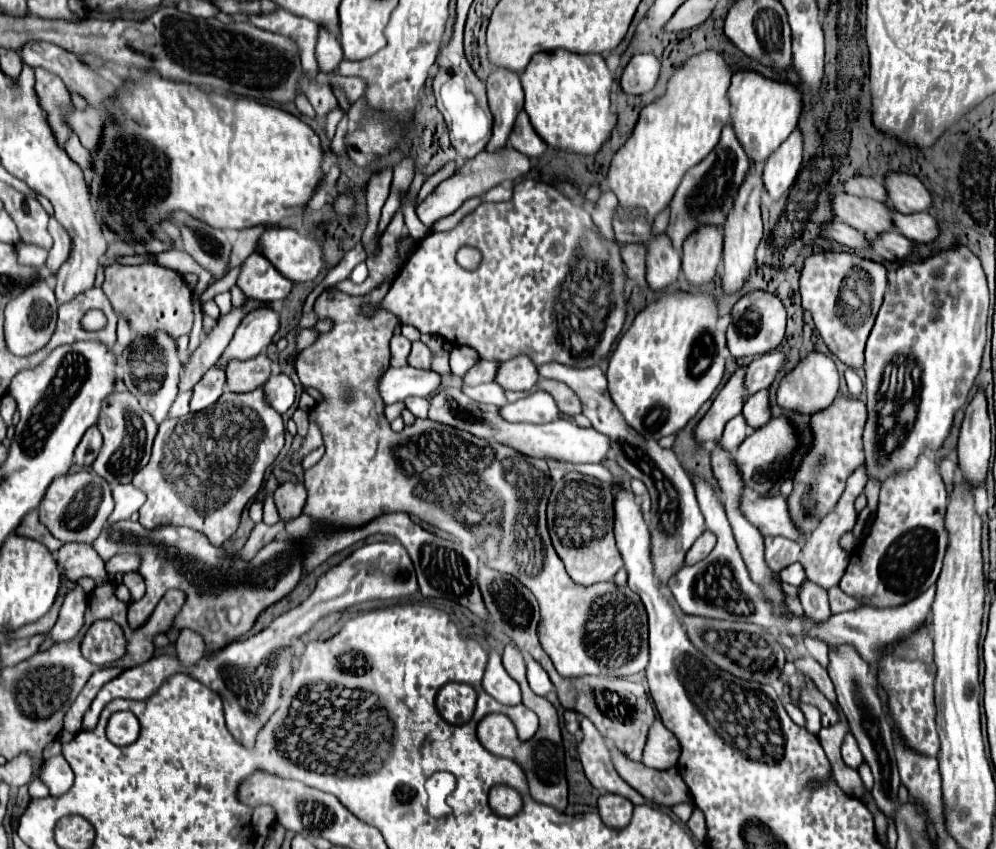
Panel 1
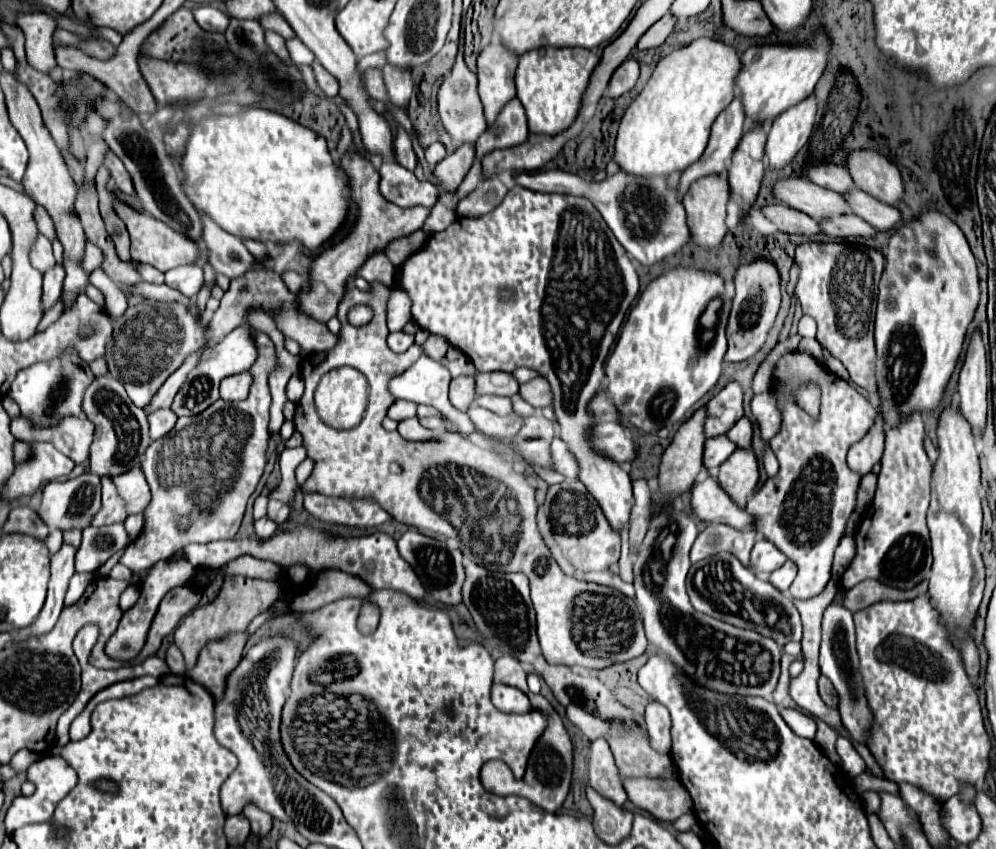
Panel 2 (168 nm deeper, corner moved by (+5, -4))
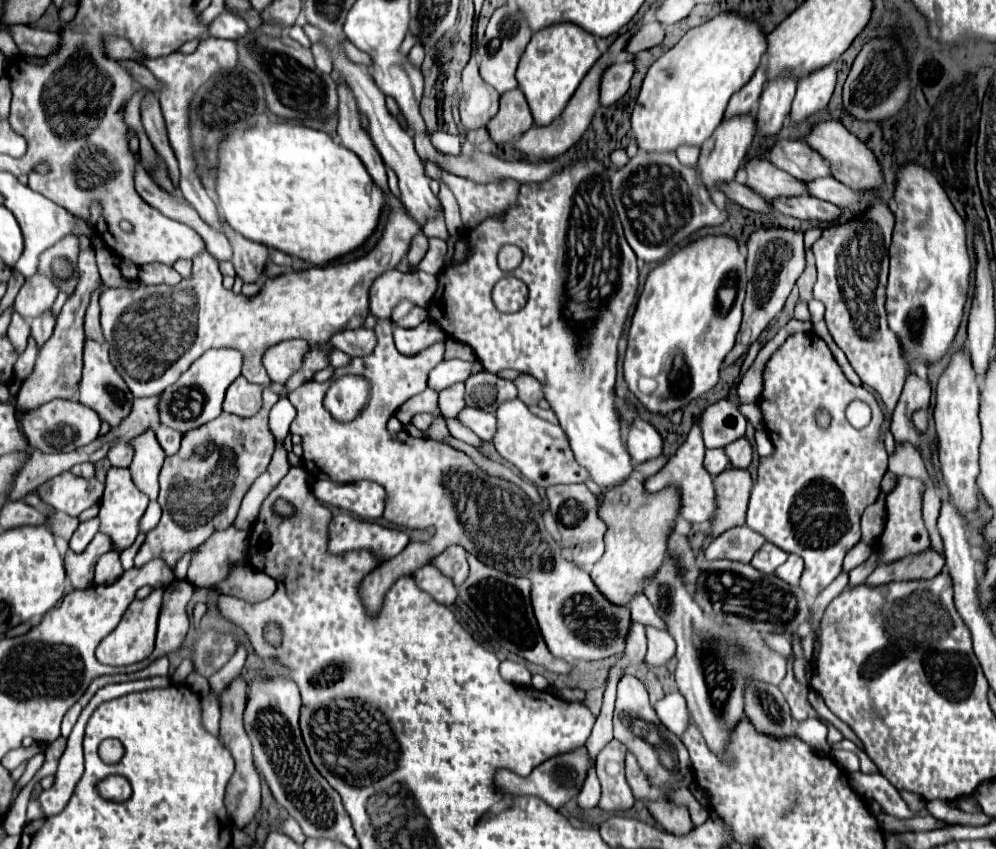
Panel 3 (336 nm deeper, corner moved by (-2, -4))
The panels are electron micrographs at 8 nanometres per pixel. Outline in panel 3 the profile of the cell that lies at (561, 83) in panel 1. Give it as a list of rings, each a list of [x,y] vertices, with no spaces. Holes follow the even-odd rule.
[[[572,22],[552,24],[532,34],[532,40],[528,42],[520,58],[516,80],[528,100],[536,124],[546,126],[556,116],[560,116],[560,110],[564,110],[568,98],[574,94],[580,80],[586,76],[586,72],[594,66],[598,58],[600,58],[600,50],[596,48],[594,36]]]

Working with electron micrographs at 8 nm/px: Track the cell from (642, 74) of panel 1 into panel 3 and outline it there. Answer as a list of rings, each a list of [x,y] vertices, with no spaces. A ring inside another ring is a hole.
[[[624,60],[608,66],[600,78],[600,106],[610,106],[616,100],[620,100],[630,88],[632,74],[634,74],[632,62]]]

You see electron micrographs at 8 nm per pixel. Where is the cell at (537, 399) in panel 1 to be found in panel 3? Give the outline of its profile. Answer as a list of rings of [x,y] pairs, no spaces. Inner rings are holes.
[[[464,408],[464,410],[460,410],[460,414],[456,418],[460,424],[470,428],[474,434],[478,434],[486,442],[490,442],[492,434],[496,432],[496,416],[494,414],[480,412],[476,408]]]

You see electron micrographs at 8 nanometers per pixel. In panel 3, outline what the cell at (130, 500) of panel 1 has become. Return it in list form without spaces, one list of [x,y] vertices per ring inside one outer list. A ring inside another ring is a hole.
[[[146,430],[144,434],[130,440],[130,446],[134,450],[134,462],[130,466],[132,478],[140,490],[144,490],[150,500],[158,498],[158,474],[162,468],[162,462],[166,458],[160,442],[156,440],[154,430]]]

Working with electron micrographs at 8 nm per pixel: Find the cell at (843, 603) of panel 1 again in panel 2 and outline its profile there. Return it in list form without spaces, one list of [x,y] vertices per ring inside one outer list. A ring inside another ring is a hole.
[[[869,580],[869,582],[859,582],[851,590],[847,590],[843,594],[841,606],[851,610],[851,612],[857,612],[857,610],[865,610],[881,600],[891,600],[891,602],[911,600],[911,598],[921,596],[925,590],[927,590],[927,582],[921,582],[921,586],[915,586],[913,590],[905,592],[905,590],[893,590],[889,586],[881,586],[879,582]]]

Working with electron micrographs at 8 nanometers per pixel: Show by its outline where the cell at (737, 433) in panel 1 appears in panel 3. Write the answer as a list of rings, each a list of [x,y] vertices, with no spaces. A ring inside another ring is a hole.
[[[706,450],[704,468],[706,468],[712,476],[718,476],[720,472],[724,472],[726,466],[728,466],[728,458],[726,458],[724,450]]]

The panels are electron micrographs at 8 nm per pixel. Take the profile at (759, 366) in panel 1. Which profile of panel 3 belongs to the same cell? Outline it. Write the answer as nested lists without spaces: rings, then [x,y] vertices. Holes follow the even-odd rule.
[[[730,400],[710,404],[702,414],[702,438],[706,448],[724,448],[746,432],[746,418]]]

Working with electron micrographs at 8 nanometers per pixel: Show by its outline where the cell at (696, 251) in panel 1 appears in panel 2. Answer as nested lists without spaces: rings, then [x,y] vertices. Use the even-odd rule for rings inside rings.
[[[701,178],[689,188],[683,198],[687,208],[687,226],[691,242],[701,250],[713,250],[727,234],[725,208],[729,200],[729,186],[723,178]]]

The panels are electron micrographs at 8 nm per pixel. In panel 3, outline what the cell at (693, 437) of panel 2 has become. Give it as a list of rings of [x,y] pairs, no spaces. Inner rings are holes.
[[[634,476],[618,486],[606,488],[598,498],[598,516],[606,522],[608,530],[604,534],[606,550],[594,564],[590,578],[608,602],[628,606],[630,600],[644,590],[644,582],[656,574],[666,558],[666,536],[678,518],[680,498],[674,488],[664,488],[652,494],[634,480]]]

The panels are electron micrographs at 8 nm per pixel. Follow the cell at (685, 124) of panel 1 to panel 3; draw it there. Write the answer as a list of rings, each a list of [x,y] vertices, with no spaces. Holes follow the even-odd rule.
[[[722,10],[714,18],[706,20],[698,28],[690,28],[676,46],[664,52],[646,72],[642,82],[634,112],[632,112],[632,130],[640,150],[656,152],[656,150],[676,150],[680,144],[702,146],[706,138],[712,136],[716,126],[720,124],[726,104],[734,92],[738,92],[748,78],[756,72],[766,52],[766,34],[762,26],[758,26],[748,16],[742,16],[734,10]]]

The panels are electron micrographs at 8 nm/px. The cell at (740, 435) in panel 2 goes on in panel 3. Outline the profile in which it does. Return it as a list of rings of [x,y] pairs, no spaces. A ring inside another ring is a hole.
[[[740,438],[740,440],[732,442],[732,444],[728,444],[724,448],[724,452],[726,452],[730,464],[736,466],[736,468],[742,468],[744,470],[752,462],[752,446],[750,446],[750,442],[746,438]]]

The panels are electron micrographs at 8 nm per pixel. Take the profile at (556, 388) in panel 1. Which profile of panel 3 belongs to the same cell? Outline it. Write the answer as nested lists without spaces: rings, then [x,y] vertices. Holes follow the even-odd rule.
[[[520,374],[520,378],[514,380],[514,386],[518,388],[518,398],[524,400],[528,406],[534,406],[544,398],[536,378],[532,378],[528,374]]]

